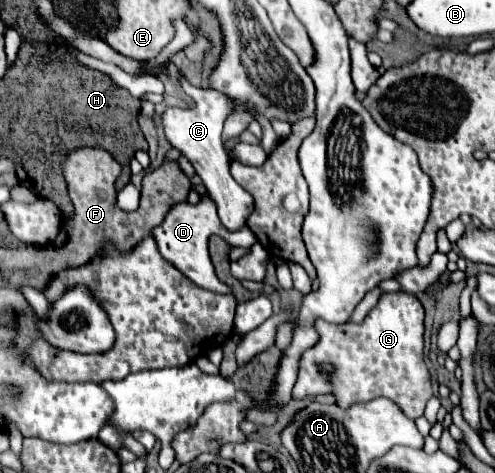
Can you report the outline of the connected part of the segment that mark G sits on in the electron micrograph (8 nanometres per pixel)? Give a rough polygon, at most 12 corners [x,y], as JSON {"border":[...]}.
{"border":[[383,294],[359,324],[317,322],[293,398],[433,396],[423,306]]}

